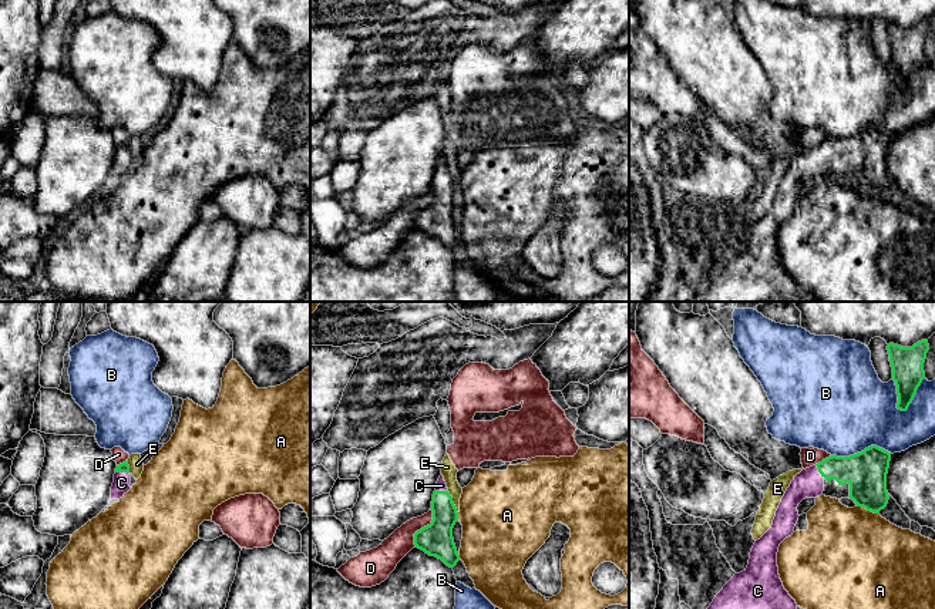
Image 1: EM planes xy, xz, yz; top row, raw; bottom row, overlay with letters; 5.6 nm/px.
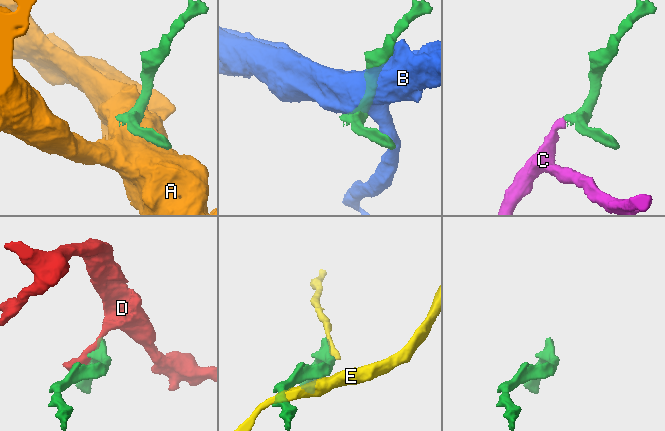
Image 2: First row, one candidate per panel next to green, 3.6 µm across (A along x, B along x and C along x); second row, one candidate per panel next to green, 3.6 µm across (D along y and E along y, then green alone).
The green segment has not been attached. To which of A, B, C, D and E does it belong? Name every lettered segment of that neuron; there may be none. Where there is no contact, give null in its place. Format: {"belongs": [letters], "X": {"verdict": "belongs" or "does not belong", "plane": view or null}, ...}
{"belongs": ["C"], "A": {"verdict": "does not belong", "plane": "yz"}, "B": {"verdict": "does not belong", "plane": "yz"}, "C": {"verdict": "belongs", "plane": "yz"}, "D": {"verdict": "does not belong", "plane": "xz"}, "E": {"verdict": "does not belong", "plane": "xz"}}

